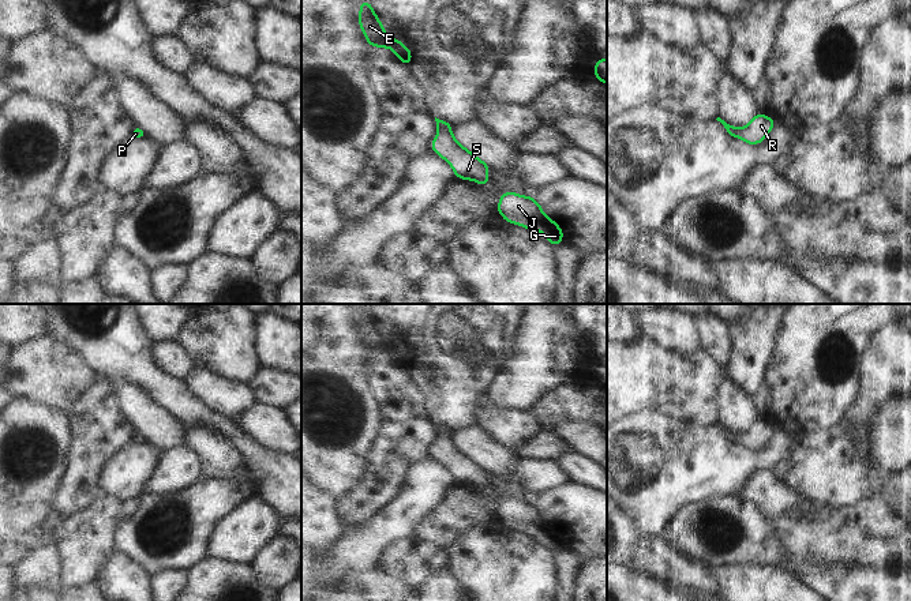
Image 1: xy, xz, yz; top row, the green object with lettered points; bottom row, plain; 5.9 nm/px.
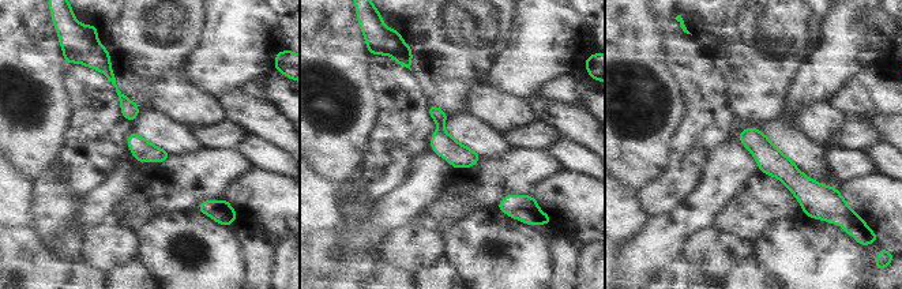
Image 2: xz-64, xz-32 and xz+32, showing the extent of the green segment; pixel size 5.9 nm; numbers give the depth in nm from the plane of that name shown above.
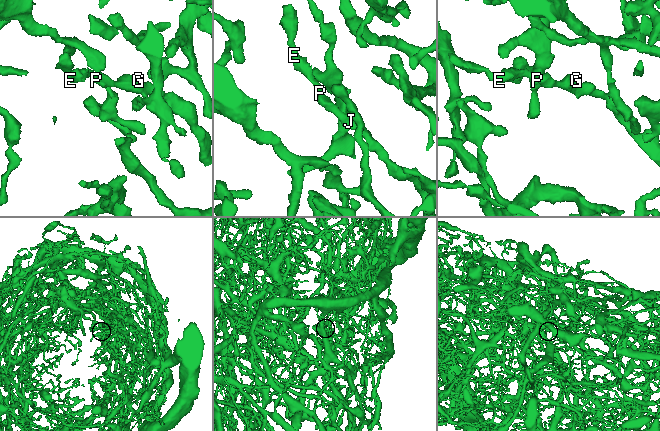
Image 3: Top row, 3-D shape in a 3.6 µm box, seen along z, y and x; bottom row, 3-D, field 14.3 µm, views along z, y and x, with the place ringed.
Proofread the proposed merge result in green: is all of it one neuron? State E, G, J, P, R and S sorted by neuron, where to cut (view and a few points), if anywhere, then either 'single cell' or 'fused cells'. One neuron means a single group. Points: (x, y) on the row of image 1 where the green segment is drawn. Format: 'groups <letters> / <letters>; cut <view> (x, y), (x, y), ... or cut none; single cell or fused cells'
groups E G J P R S; cut none; single cell

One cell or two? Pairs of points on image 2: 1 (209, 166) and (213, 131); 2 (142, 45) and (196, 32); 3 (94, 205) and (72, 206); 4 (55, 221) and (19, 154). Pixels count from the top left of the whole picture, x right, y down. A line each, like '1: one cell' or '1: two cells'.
1: two cells
2: one cell
3: two cells
4: two cells

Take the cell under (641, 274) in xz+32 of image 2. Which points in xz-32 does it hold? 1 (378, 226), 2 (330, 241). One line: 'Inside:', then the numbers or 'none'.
Inside: 1

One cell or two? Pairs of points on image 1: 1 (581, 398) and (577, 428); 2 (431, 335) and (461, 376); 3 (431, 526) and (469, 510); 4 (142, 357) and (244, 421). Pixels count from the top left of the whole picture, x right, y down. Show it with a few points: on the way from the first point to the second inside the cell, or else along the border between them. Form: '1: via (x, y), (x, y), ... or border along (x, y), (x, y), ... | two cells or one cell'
1: border along (547, 417), (574, 417), (592, 423) | two cells
2: via (431, 346), (432, 352), (450, 370) | one cell
3: via (441, 526), (446, 525), (460, 513) | one cell
4: border along (233, 420), (261, 442) | two cells

